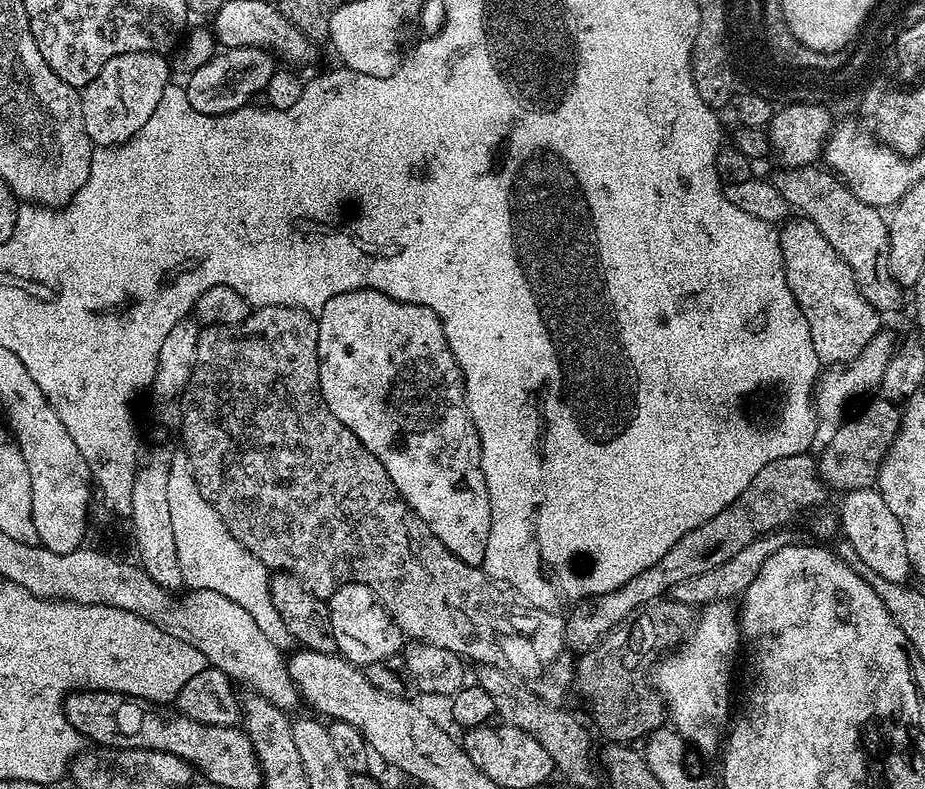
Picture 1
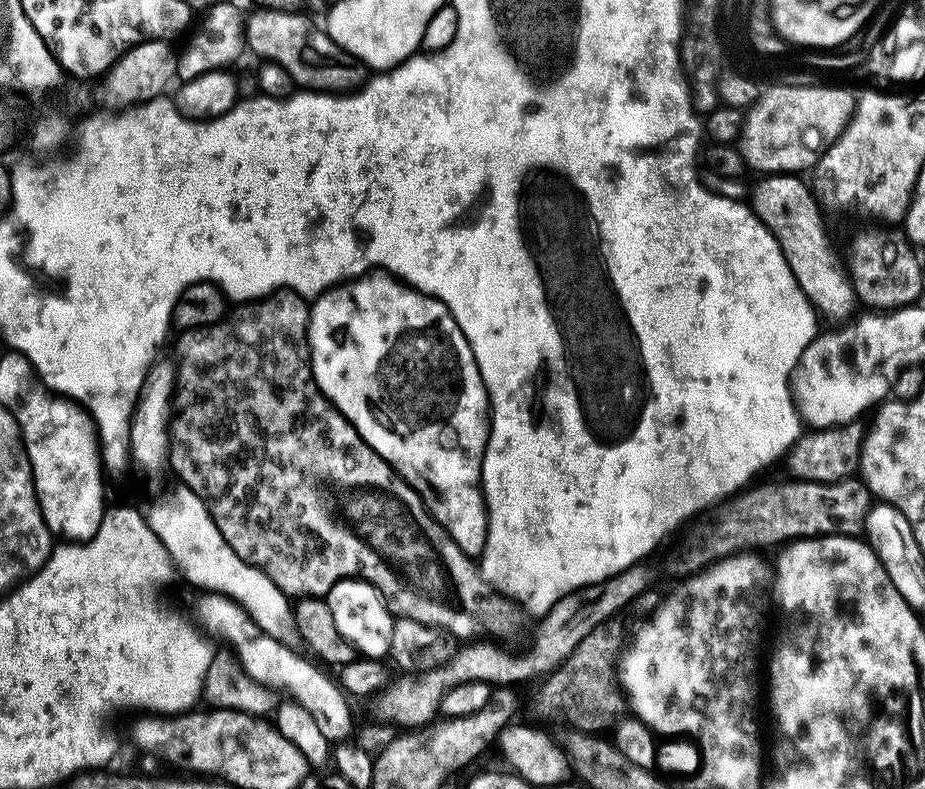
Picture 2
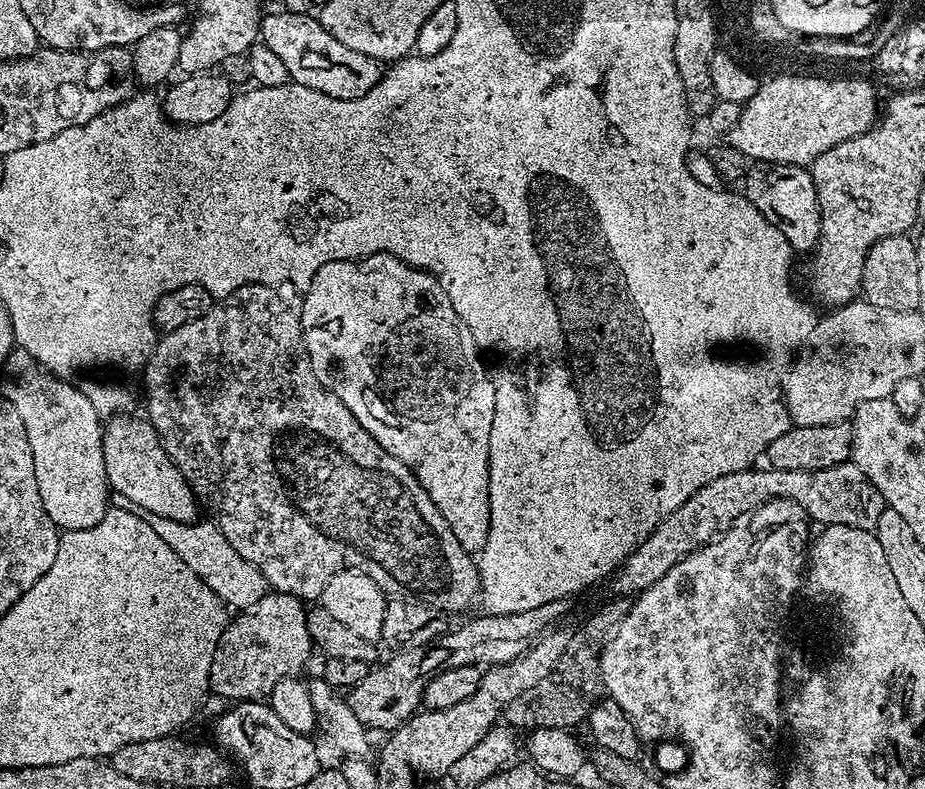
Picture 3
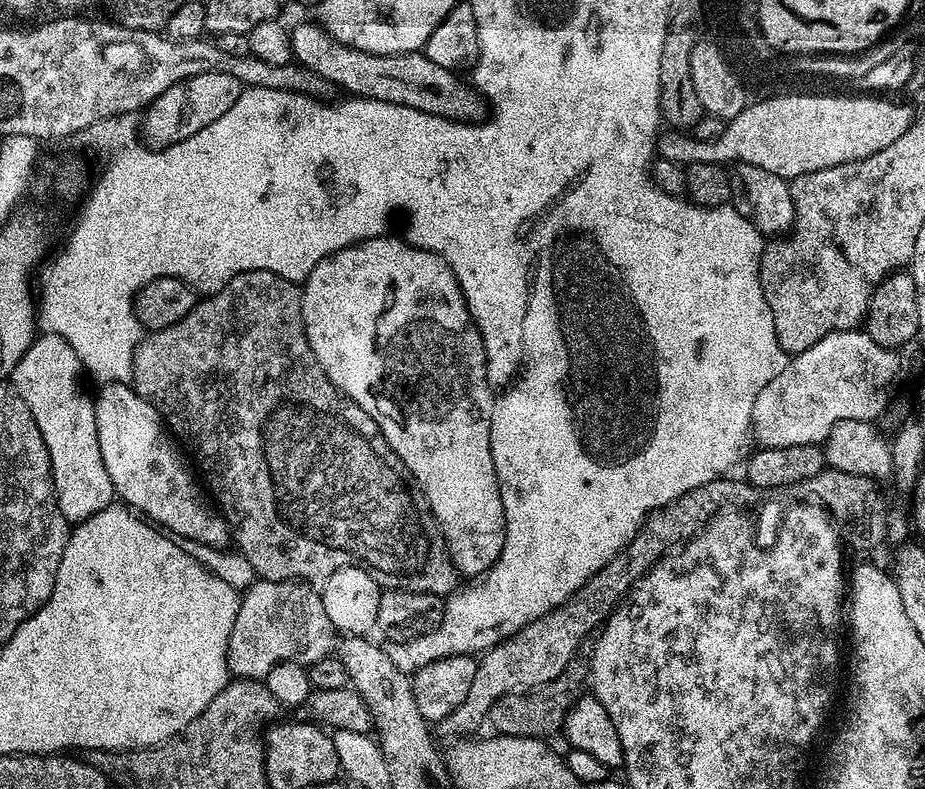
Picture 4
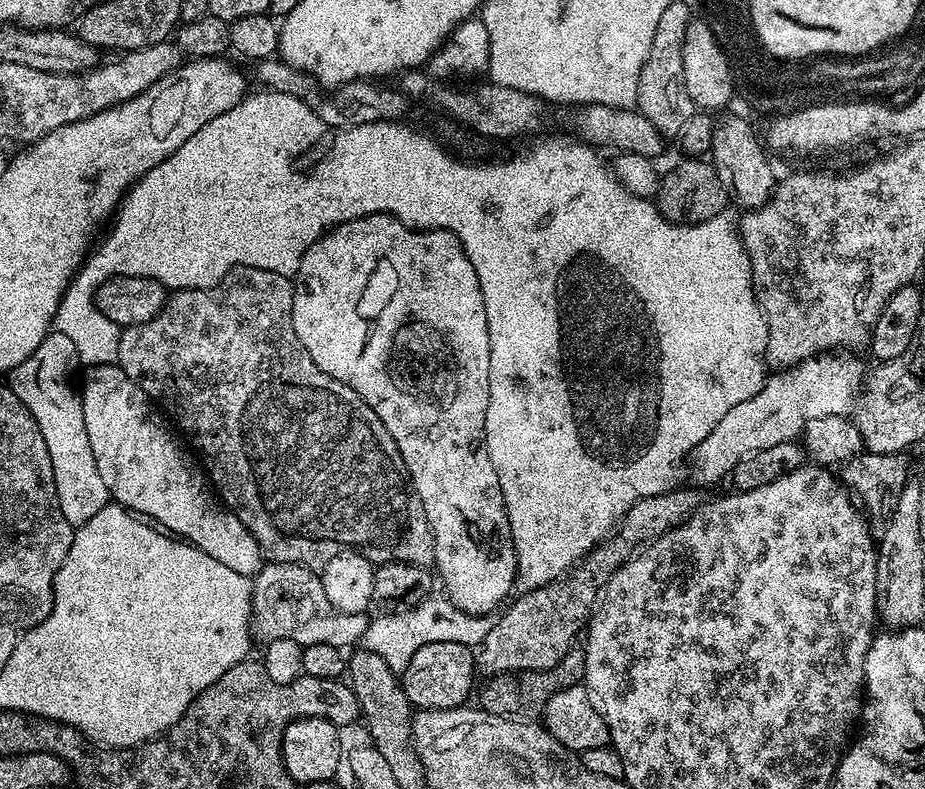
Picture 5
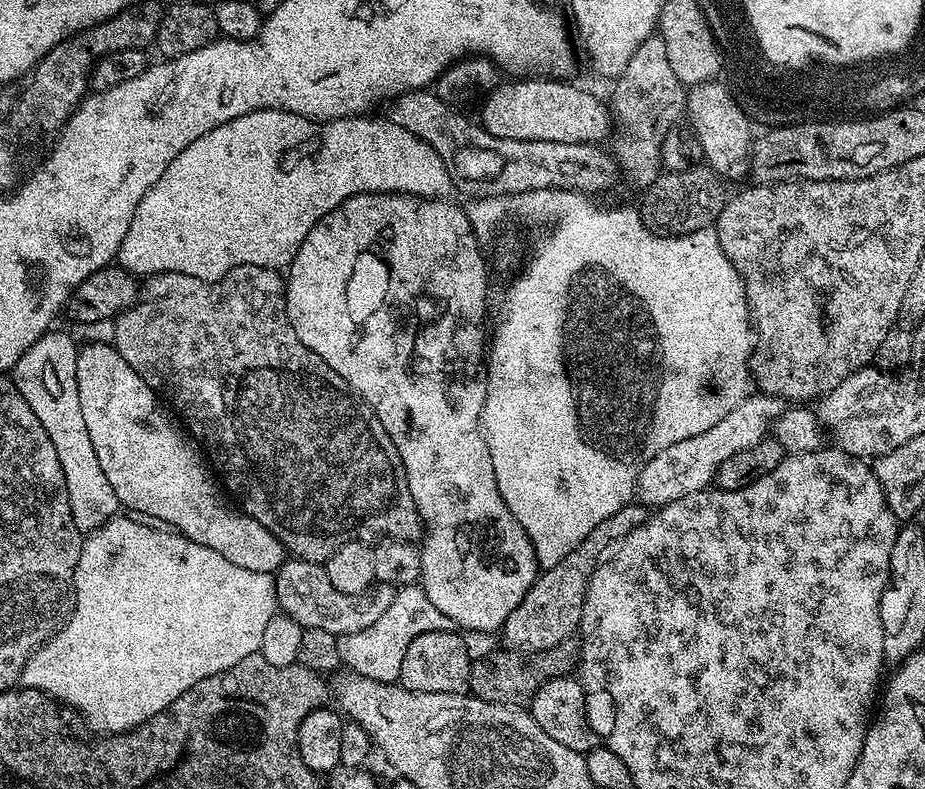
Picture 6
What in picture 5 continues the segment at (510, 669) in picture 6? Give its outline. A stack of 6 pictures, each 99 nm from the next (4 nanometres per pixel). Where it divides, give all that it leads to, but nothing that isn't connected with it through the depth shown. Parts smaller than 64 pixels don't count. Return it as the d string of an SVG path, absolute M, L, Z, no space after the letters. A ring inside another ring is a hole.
M582 646L569 648L566 655L561 656L560 661L546 670L524 670L517 674L501 674L490 679L480 690L476 698L479 698L479 707L484 712L498 714L499 716L525 718L534 720L543 715L546 702L554 694L562 689L583 683L585 676L585 650Z

